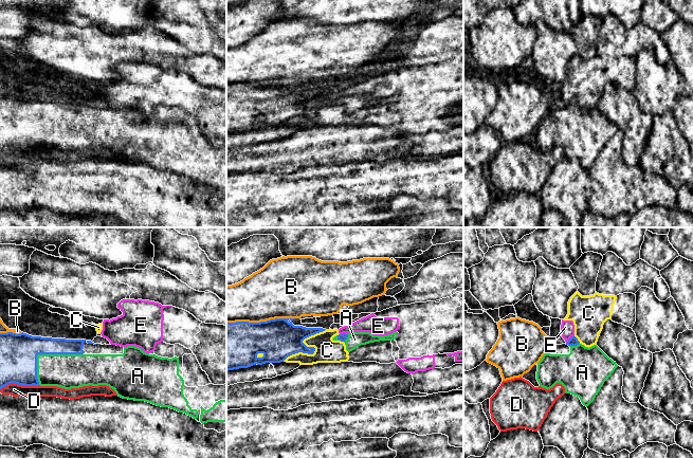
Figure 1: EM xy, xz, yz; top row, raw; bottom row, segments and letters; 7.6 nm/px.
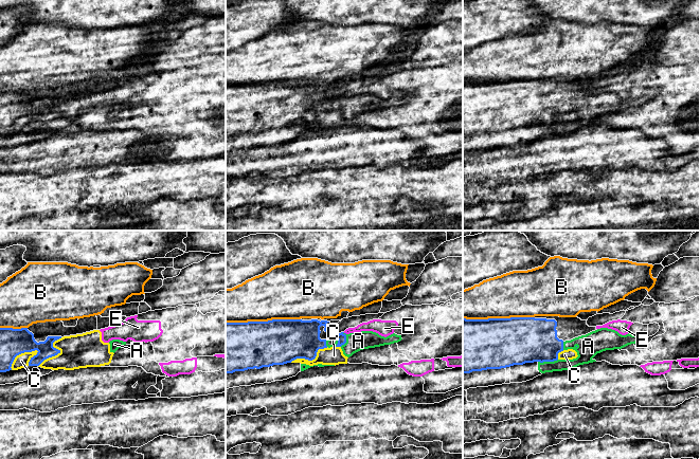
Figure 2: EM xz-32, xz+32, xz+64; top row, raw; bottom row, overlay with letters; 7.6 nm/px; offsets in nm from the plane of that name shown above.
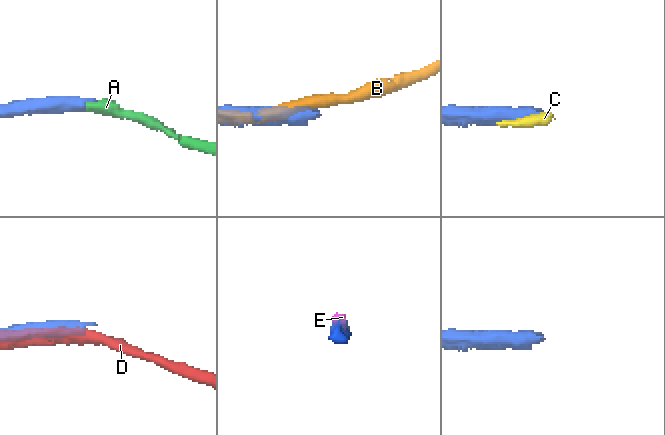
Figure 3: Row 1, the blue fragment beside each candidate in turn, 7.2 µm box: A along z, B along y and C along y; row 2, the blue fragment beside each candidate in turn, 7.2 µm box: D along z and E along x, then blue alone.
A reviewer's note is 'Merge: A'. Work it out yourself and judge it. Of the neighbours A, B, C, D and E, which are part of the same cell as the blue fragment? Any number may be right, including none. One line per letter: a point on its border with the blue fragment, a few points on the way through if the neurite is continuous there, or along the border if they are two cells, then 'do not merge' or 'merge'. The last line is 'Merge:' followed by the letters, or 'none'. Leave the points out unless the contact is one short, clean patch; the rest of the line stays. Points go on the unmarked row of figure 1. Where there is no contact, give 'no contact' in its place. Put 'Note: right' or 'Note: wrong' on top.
Note: right
A: meets blue in xy at (46, 116); merge
B: meets blue in xz at (260, 85); do not merge
C: meets blue in xz at (314, 111); do not merge
D: meets blue in xy at (19, 147); do not merge
E: meets blue in yz at (570, 102); border along yz (573, 98), (566, 106); do not merge
Merge: A

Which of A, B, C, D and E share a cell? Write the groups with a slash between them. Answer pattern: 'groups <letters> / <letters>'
groups A / B / C E / D

